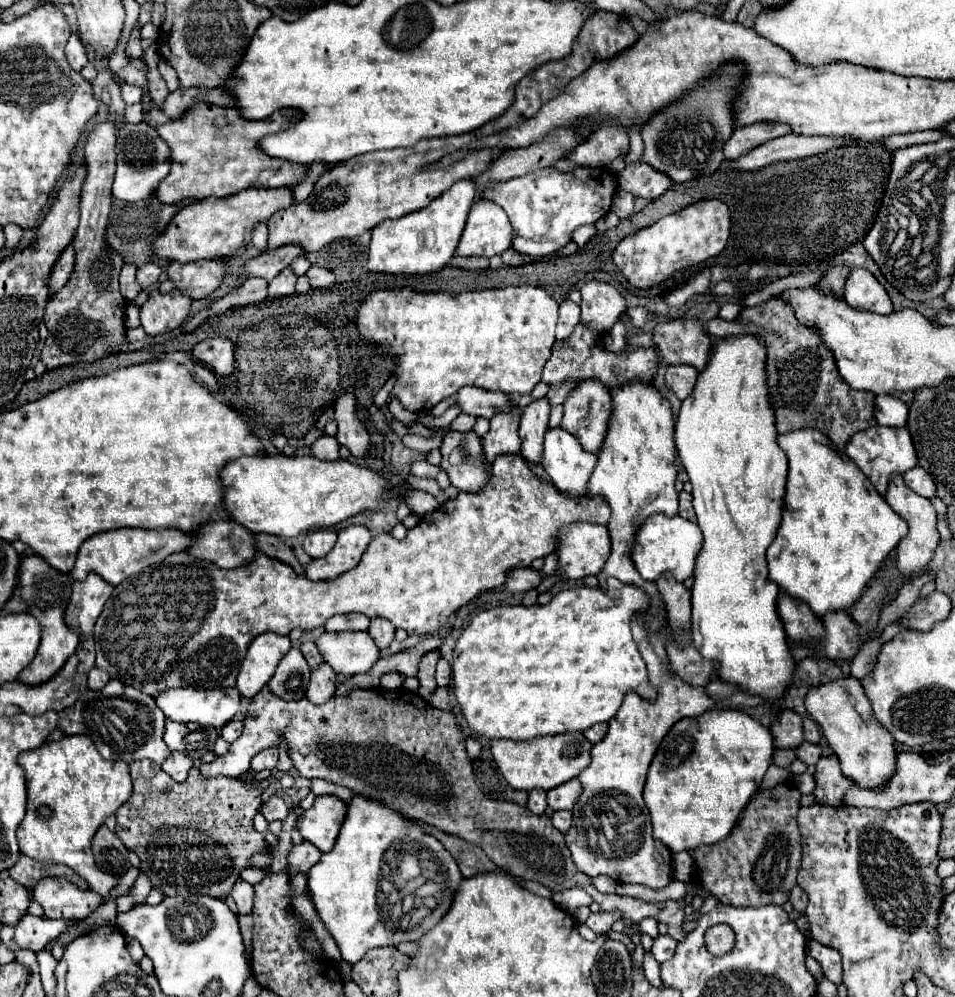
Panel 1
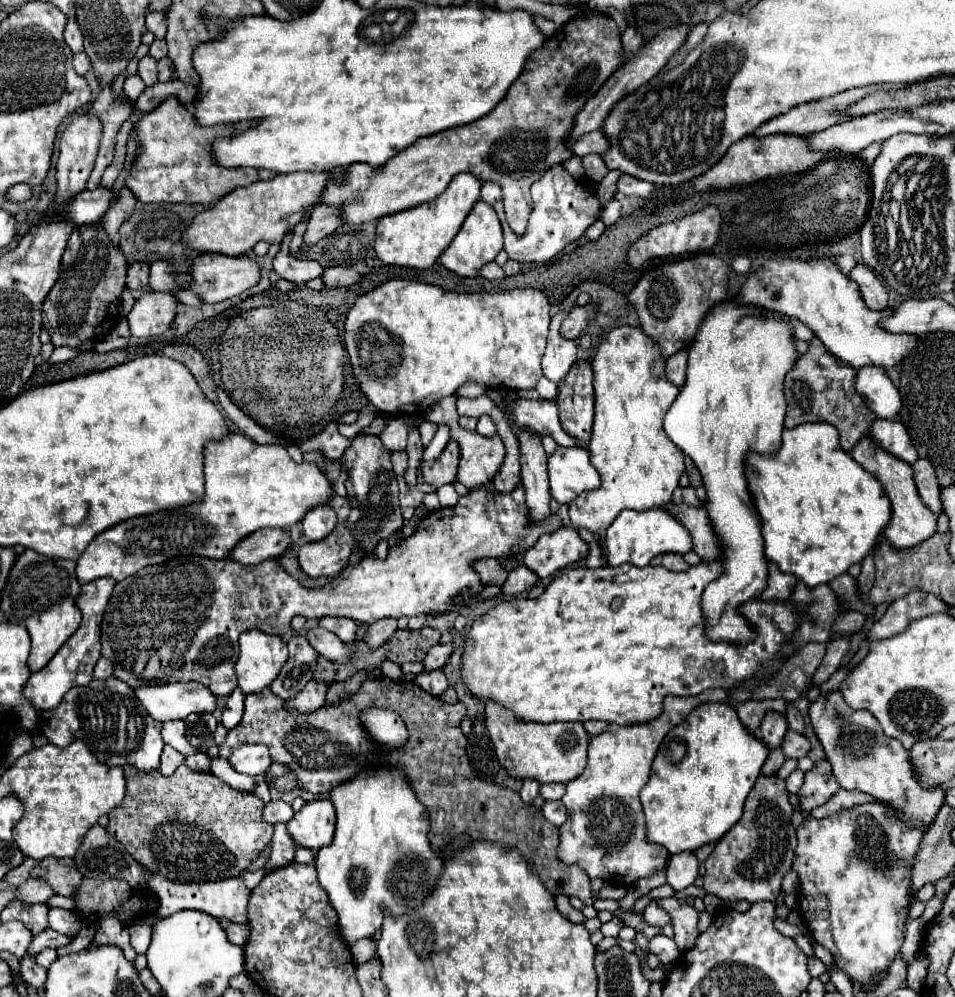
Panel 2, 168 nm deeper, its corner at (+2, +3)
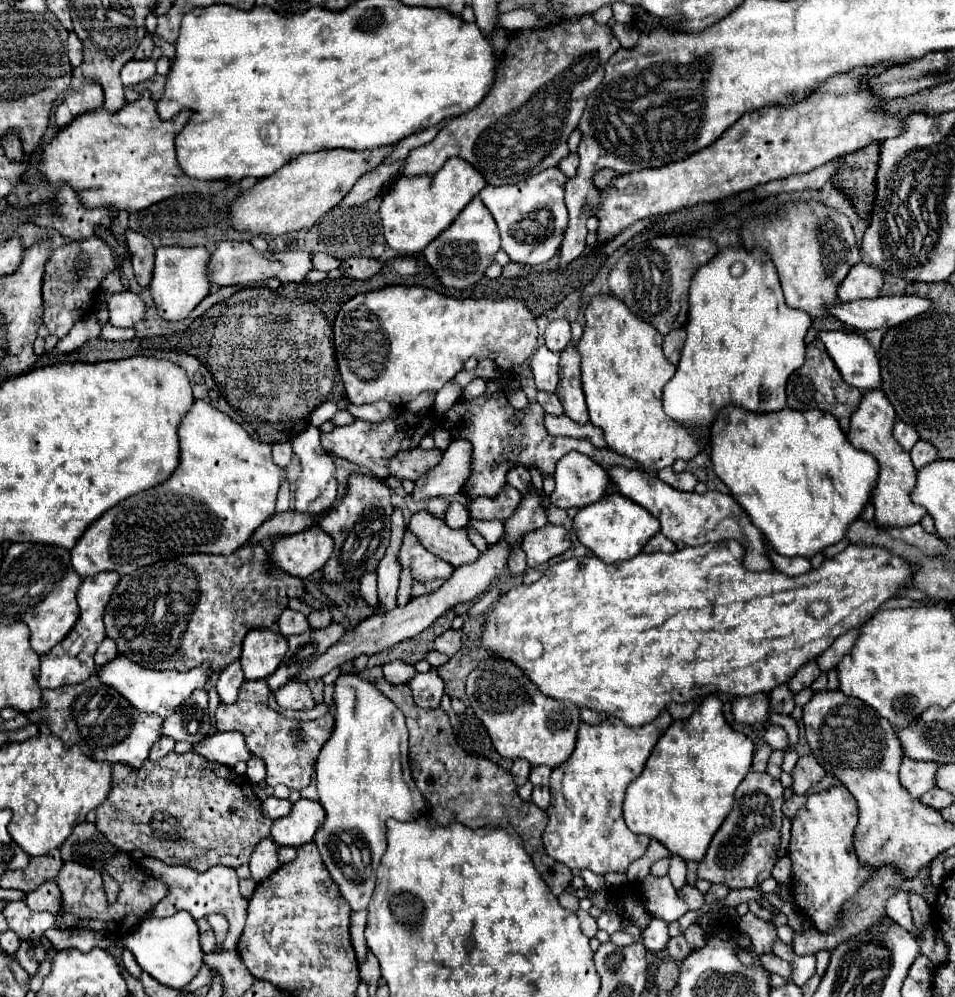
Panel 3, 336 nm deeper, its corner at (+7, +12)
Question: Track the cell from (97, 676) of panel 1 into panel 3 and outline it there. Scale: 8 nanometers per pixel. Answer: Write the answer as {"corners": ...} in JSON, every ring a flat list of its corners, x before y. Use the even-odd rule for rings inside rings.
{"corners":[[105,638,105,640,99,644,97,652,95,652,95,666,97,666,97,668,103,668,103,666,105,666,107,662,111,662,115,656,117,656,117,646,115,646,115,642,111,642,111,638]]}

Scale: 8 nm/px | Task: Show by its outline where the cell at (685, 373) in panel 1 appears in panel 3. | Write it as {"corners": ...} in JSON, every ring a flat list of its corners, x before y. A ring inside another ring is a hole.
{"corners":[[671,330,671,334,663,340,663,354,671,364,677,364,681,358,681,350,685,344,685,330]]}

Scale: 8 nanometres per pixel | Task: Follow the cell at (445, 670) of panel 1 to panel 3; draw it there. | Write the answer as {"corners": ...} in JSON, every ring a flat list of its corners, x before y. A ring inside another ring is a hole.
{"corners":[[431,668,429,672,417,672,413,676,413,680,409,680,409,686,413,690,413,698,417,704,425,706,425,708,435,708,441,702,443,696,443,678,439,676,439,672,435,668]]}

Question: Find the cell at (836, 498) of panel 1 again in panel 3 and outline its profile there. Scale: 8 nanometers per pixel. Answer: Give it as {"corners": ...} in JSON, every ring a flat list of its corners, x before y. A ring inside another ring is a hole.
{"corners":[[731,406,731,410,723,410,719,422,711,428,711,460,715,474,727,484,733,498,781,556,811,558,815,552,823,552,827,544,841,542,849,526,871,502,879,478,875,458,855,450,847,442,839,422,821,410,797,412,783,408,775,414,747,414,747,410]]}

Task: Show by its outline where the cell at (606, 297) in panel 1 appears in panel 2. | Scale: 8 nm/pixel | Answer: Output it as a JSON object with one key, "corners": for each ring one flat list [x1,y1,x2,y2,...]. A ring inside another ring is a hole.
{"corners":[[574,305,572,311,566,315,564,323,560,325,560,335,568,337,568,339,578,339,580,333,584,331,584,327,596,317,596,305,586,305,586,307,578,307]]}

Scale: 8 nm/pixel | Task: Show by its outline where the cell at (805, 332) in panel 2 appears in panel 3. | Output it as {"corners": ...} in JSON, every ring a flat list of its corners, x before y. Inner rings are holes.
{"corners":[[819,330,817,336,823,340,833,362,839,366,843,380,863,392,881,388,881,368,875,348,857,332,829,332]]}

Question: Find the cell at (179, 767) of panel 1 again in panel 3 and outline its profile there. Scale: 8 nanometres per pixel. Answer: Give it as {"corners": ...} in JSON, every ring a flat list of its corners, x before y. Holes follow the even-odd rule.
{"corners":[[161,736,159,742,155,742,155,746,151,748,149,760,159,760,159,758,167,756,169,752,173,752,173,746,175,746,175,740,171,740,171,738,167,738,167,736]]}

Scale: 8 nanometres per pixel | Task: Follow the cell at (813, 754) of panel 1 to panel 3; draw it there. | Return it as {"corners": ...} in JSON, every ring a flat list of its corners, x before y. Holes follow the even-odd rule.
{"corners":[[769,724,765,728,765,742,773,748,773,750,787,750,789,748,789,738,787,738,787,732,781,728,781,726,775,726,775,724]]}

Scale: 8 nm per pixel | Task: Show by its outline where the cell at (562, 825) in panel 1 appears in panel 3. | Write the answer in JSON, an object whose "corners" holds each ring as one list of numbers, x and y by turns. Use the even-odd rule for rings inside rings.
{"corners":[[535,786,531,800,533,800,539,808,547,810,549,804,551,804,551,792,549,792,549,788,547,788,547,786]]}

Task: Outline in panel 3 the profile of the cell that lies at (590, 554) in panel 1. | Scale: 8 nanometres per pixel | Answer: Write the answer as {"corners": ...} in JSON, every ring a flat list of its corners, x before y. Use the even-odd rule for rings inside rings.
{"corners":[[547,524,525,536,521,548,527,554,527,566,535,568,559,554,563,554,571,546,571,536,563,526]]}

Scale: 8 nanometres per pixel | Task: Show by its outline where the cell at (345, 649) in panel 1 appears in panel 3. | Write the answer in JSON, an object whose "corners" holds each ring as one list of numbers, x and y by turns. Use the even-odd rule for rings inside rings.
{"corners":[[283,610,281,618,279,618,279,628,281,628,281,634,283,636,291,636,291,634,301,634,301,632,307,632,311,630,309,626,309,620,301,614,301,612,295,612,295,610]]}

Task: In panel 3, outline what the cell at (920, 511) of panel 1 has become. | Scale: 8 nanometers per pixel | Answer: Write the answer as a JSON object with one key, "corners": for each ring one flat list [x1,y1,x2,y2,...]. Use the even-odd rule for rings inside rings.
{"corners":[[871,390,871,394,863,396,863,402,859,404,859,410,851,416,851,428,847,434,847,440,867,454,871,454,879,462,879,482,873,494,873,506,875,506,875,522,879,526,911,526,921,522,923,516,927,516,927,510,923,506,913,504,911,492,915,488,915,468,911,466,909,454,899,446,899,442,891,434,891,426,895,422,895,410,887,396,881,390]]}

